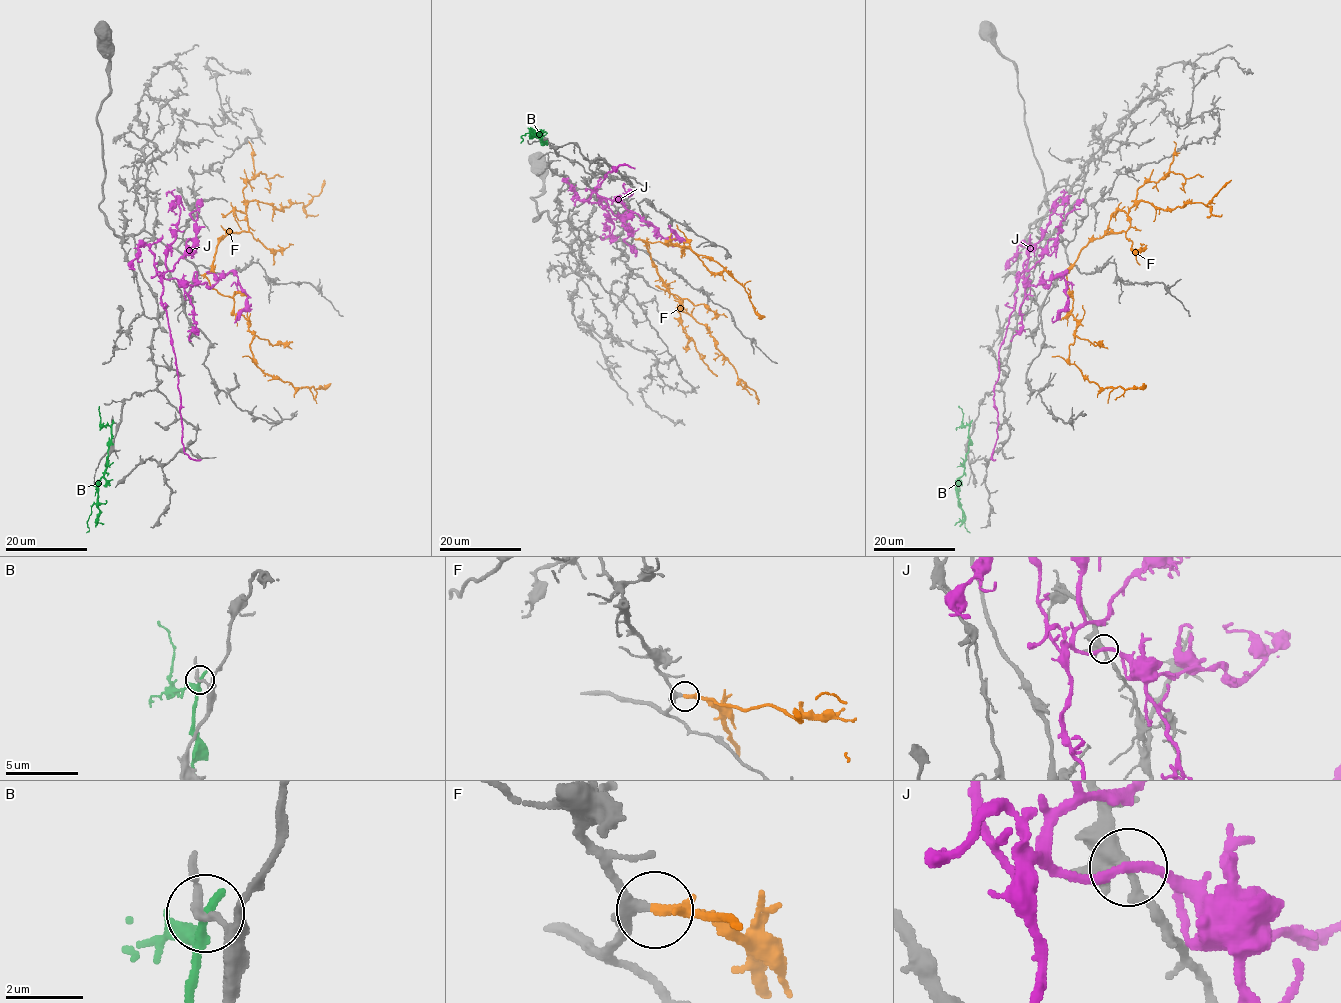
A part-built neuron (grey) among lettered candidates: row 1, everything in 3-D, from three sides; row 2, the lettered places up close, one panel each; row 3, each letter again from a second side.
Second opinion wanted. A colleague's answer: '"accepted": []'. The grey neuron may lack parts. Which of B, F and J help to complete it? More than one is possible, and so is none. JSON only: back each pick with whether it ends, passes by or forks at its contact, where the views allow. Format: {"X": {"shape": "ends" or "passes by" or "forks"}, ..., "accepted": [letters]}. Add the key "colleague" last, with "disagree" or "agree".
{"F": {"shape": "passes by"}, "accepted": ["F"], "colleague": "disagree"}

